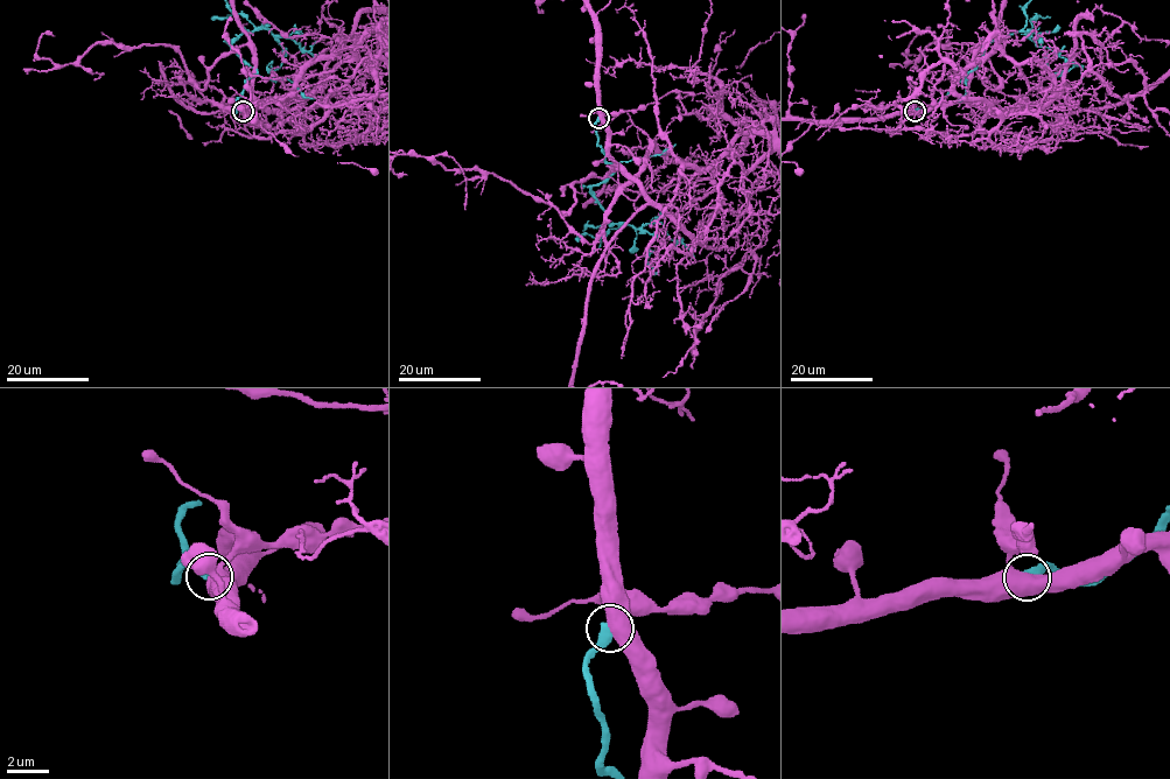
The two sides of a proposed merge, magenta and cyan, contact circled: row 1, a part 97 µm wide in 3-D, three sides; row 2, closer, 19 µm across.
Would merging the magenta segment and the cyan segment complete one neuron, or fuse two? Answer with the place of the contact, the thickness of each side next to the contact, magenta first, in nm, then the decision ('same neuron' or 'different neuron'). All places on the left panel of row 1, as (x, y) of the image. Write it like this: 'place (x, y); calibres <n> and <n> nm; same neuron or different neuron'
place (243, 111); calibres 800 and 550 nm; different neuron

